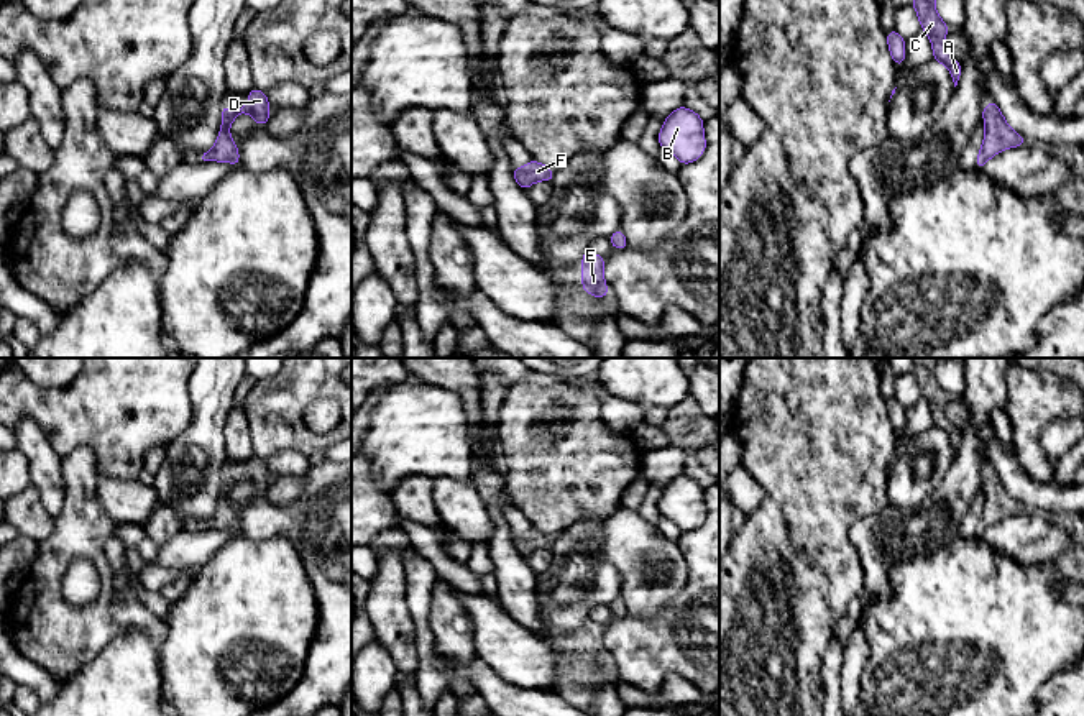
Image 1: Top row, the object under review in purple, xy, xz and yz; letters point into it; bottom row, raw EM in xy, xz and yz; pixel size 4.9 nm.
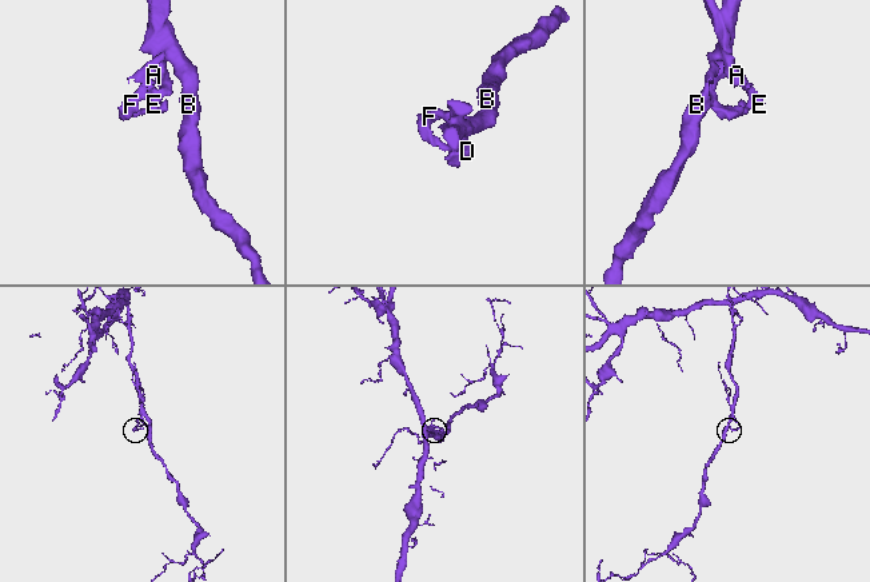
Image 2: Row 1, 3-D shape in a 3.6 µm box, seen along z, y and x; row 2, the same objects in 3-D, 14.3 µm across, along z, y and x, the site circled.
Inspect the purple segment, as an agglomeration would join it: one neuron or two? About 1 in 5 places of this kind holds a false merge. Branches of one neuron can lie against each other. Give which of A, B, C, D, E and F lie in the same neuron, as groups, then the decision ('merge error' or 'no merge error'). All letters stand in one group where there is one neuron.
A B C D E F; no merge error

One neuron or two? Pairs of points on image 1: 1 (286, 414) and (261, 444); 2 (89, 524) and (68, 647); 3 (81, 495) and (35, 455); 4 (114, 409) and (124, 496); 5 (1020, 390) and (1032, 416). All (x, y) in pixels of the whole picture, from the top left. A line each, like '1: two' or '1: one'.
1: one
2: one
3: two
4: two
5: one

